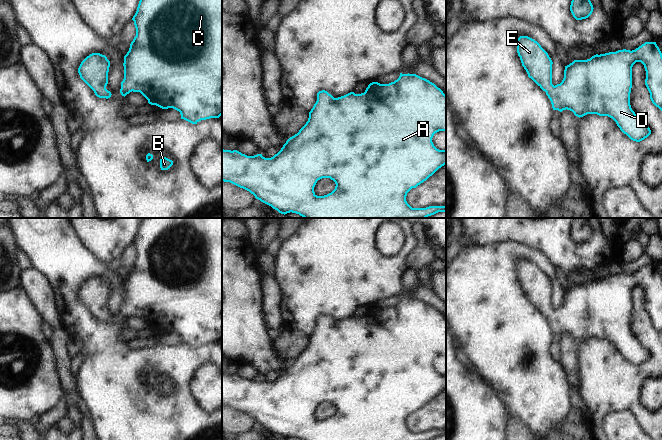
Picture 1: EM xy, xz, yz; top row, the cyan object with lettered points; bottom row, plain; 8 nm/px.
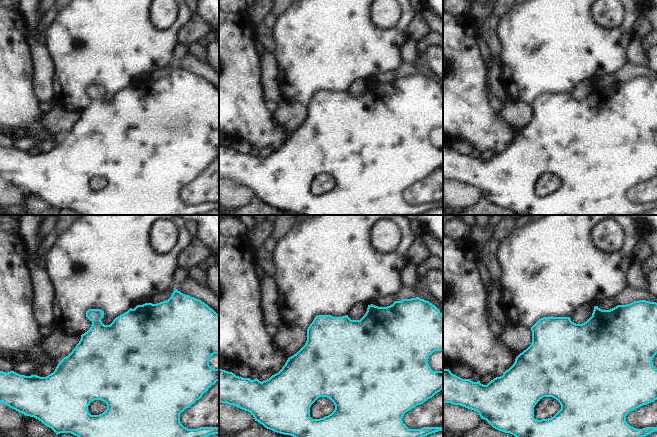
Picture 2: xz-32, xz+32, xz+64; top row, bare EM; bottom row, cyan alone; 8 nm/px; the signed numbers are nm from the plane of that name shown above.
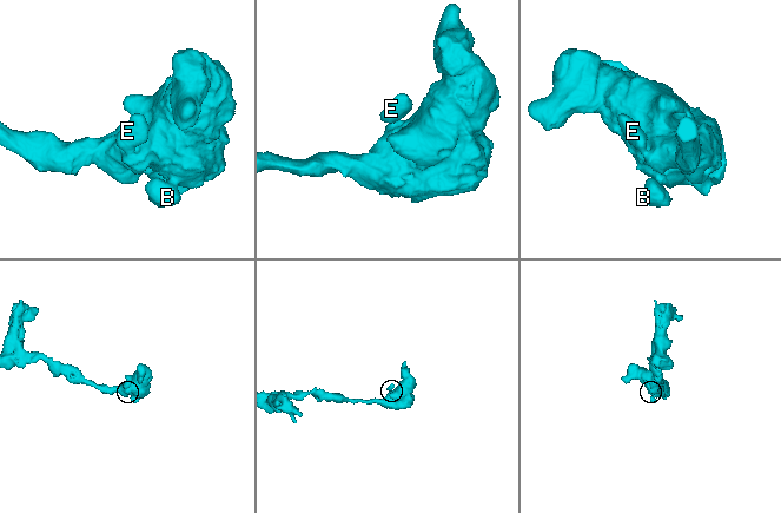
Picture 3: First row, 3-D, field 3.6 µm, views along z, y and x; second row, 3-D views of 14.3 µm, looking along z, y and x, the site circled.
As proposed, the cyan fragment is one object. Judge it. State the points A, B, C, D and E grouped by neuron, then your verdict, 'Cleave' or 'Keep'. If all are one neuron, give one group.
Groups: A B C D E. Keep.

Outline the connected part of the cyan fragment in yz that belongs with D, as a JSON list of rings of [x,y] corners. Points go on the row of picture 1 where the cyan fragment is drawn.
[[[520,36],[517,39],[517,53],[522,66],[551,101],[553,110],[570,110],[577,117],[597,114],[612,118],[620,130],[631,140],[640,142],[651,134],[648,126],[642,123],[630,105],[632,88],[632,67],[641,62],[646,71],[645,85],[652,103],[662,111],[662,53],[656,42],[645,42],[635,50],[618,50],[596,54],[587,60],[574,60],[565,66],[564,78],[560,84],[552,84],[552,60],[548,53],[534,39]]]

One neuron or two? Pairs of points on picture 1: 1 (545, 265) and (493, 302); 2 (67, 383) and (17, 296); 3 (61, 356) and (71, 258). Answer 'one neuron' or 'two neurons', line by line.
1: one neuron
2: two neurons
3: two neurons

